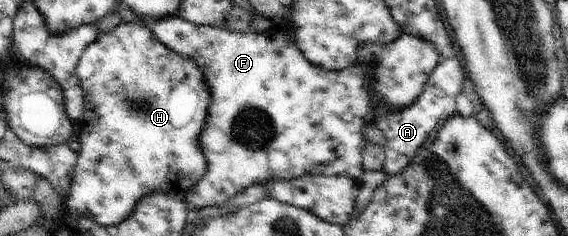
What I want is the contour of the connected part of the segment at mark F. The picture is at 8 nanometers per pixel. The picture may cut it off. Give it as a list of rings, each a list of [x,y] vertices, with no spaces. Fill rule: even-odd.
[[[176,16],[142,20],[141,24],[149,26],[167,48],[191,58],[202,68],[211,92],[207,122],[199,136],[199,148],[207,159],[207,172],[185,194],[190,207],[201,210],[223,207],[227,200],[235,198],[245,188],[265,184],[267,180],[295,180],[313,174],[349,176],[359,182],[364,172],[363,150],[368,141],[363,134],[364,127],[374,126],[379,108],[381,112],[403,112],[403,108],[411,108],[439,62],[439,52],[431,42],[403,32],[391,44],[363,44],[353,68],[328,71],[312,64],[295,40],[286,38],[283,32],[273,28],[261,33],[249,29],[230,31],[196,25]]]

